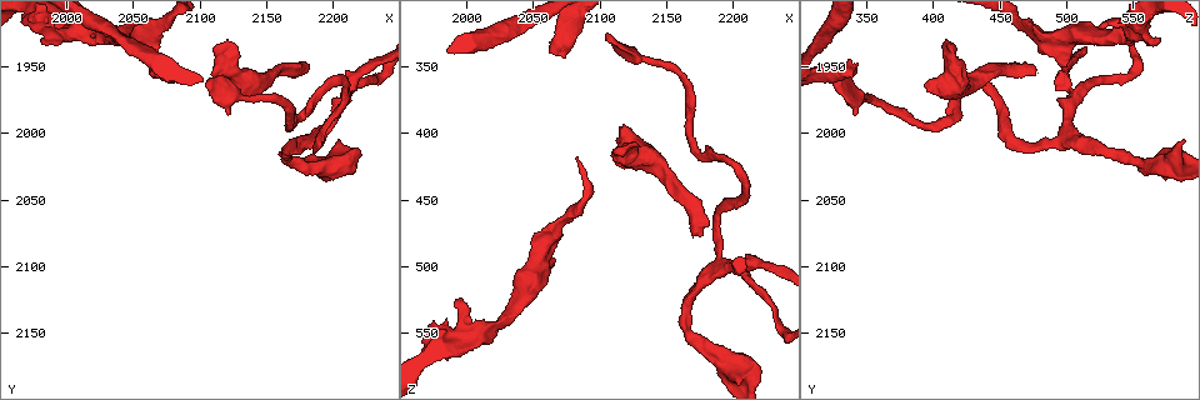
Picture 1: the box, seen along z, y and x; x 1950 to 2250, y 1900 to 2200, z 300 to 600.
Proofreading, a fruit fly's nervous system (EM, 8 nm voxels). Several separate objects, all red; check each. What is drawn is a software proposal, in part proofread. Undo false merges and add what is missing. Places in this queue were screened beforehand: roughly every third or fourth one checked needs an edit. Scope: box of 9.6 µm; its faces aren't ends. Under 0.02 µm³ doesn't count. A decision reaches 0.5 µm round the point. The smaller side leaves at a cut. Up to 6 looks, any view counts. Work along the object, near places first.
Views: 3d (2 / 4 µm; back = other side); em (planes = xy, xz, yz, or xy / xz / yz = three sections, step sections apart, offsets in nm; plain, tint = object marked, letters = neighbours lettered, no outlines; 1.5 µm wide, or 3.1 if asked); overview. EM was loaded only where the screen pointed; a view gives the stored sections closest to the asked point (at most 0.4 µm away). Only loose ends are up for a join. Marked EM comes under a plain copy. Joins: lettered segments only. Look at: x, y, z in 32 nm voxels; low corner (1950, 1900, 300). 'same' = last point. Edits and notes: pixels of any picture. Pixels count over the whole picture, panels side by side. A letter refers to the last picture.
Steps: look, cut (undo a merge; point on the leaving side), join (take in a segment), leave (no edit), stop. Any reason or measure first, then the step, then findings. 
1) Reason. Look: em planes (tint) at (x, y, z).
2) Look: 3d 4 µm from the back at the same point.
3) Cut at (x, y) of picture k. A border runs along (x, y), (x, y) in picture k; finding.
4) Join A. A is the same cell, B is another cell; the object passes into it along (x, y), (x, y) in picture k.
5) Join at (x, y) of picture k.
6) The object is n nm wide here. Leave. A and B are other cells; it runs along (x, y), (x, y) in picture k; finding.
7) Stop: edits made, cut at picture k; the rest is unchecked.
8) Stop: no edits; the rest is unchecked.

Thick end. Look: em planes (letters) at (2220, 2014, 576).

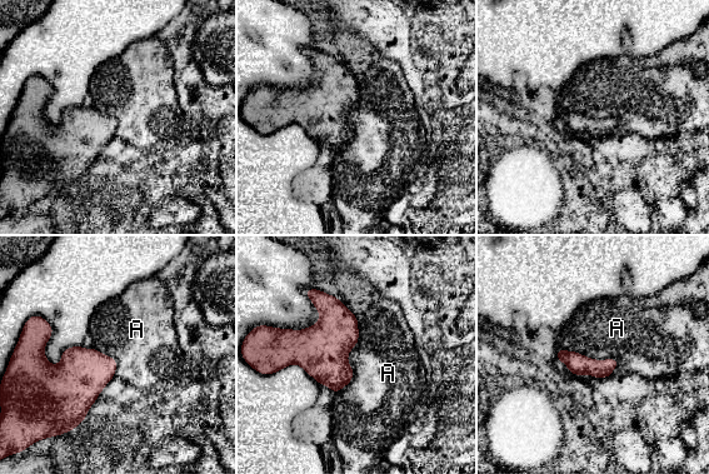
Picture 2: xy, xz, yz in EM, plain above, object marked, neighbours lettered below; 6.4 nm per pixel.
Leave. A is another cell; it runs along (559, 353), (578, 364), (614, 362) in picture 2; none of them fits.

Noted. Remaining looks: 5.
Branch stops here. Look: 3d 4 µm at (2116, 1964, 396).

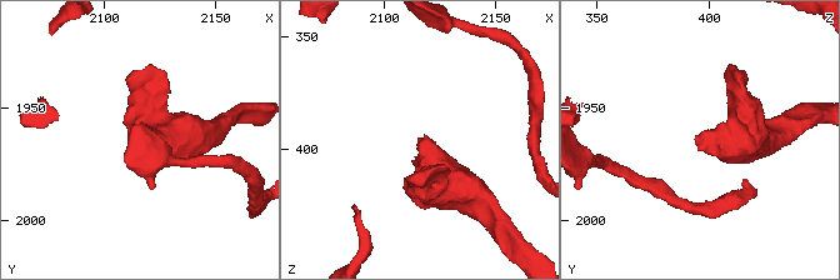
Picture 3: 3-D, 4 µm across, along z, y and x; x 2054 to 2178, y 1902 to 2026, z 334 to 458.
Need the tissue. Look: em 3.1 µm planes (letters) at (2118, 1964, 394).

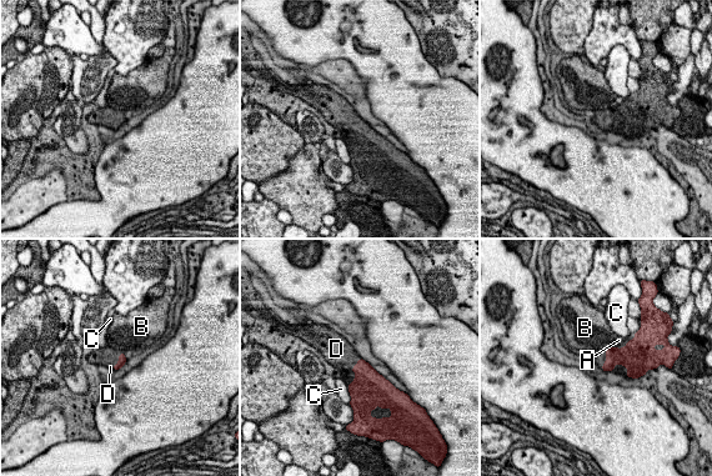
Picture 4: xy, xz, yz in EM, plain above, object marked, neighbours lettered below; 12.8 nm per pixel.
Join D. D is the same cell, A, B and C are other cells; the object passes into it along (121, 361), (119, 360), (106, 356) in picture 4; the neuron continues.

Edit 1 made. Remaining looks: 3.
Calibre changes. Look: 3d 4 µm at (2158, 1952, 444).

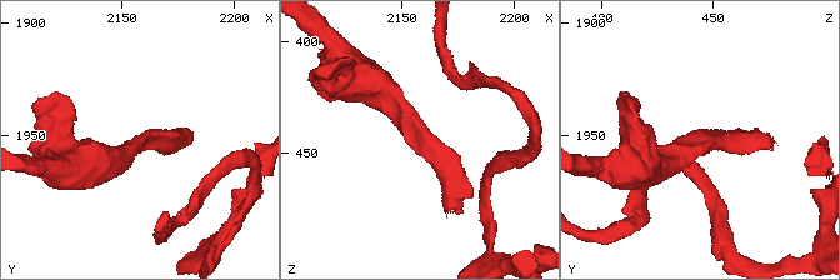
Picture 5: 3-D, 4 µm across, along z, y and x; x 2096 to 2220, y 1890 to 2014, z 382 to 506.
The arms are 300, 380 nm wide; need the tissue. Look: em xy step 8 (tint) at (2159, 1951, 443).

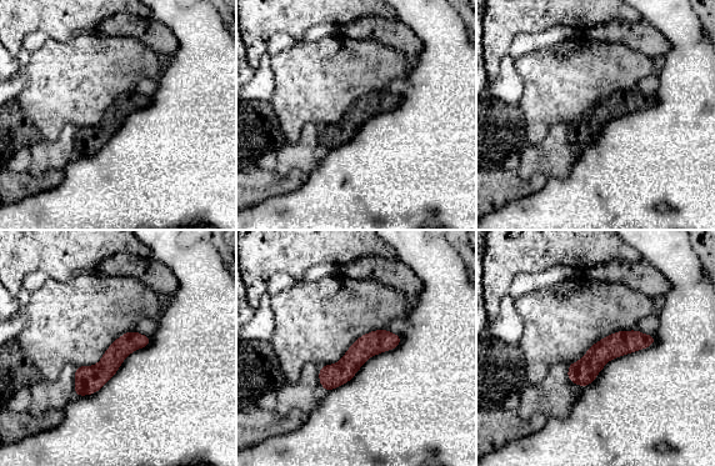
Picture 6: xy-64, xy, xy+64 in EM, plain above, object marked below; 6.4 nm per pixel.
Cut it another way. Look: em planes (letters) at the same point.

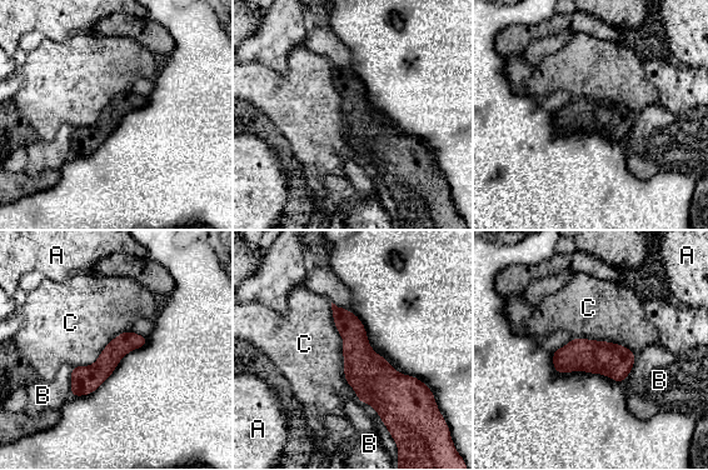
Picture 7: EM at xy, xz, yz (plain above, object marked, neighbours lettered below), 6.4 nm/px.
The object is 140 nm wide here. Leave. A, B and C are other cells; it runs along (143, 340), (126, 341), (74, 393) in picture 7; continuous, no second neuron.

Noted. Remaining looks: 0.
Stop: edits made, join at picture 4; the rest is unchecked.

